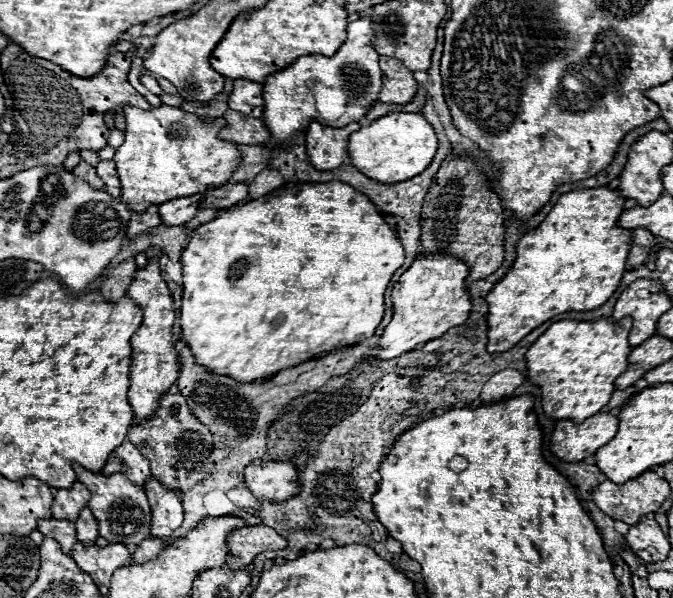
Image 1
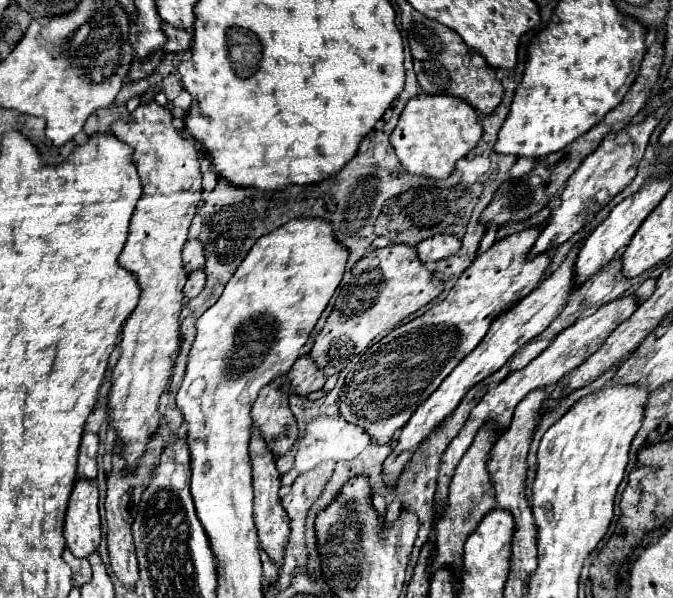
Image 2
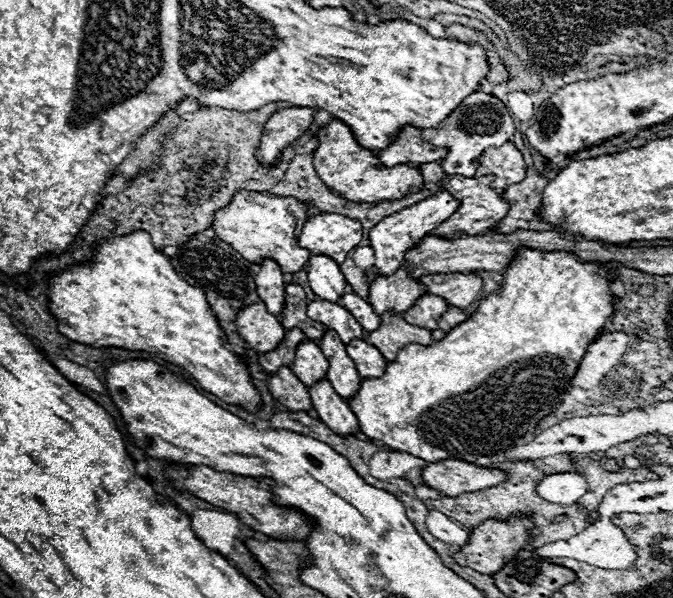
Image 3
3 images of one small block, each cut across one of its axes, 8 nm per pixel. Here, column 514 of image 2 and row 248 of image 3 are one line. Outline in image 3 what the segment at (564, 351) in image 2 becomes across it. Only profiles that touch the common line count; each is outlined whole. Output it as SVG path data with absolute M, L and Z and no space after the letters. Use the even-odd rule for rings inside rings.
M436 192L434 196L424 198L422 202L418 202L416 206L410 206L408 210L400 210L384 220L380 220L376 226L372 226L372 230L368 232L370 238L370 246L374 250L374 268L382 274L382 276L390 276L394 274L400 266L402 266L402 258L404 252L408 250L408 246L414 246L416 242L420 242L420 238L424 238L430 230L434 230L438 224L442 224L452 212L456 212L456 208L460 206L460 202L448 194L448 192Z

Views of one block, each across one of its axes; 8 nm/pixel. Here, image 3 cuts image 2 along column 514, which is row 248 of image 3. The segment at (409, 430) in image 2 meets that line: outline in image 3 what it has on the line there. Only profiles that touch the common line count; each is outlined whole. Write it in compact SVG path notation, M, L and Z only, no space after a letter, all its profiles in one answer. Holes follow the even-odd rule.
M320 212L308 218L298 236L298 244L310 250L310 254L324 254L338 264L346 260L346 254L362 240L362 226L340 214Z

